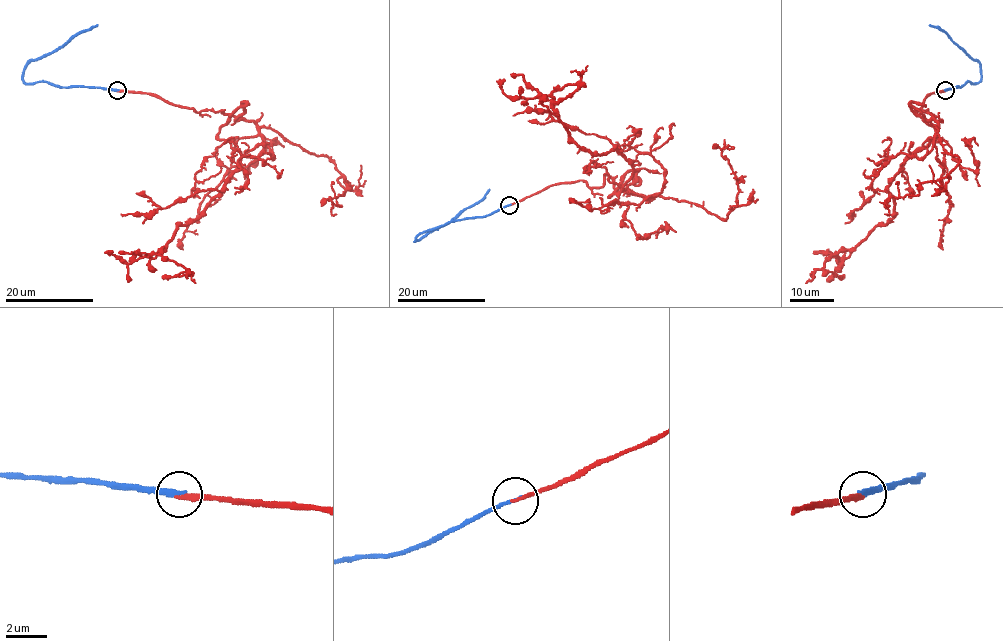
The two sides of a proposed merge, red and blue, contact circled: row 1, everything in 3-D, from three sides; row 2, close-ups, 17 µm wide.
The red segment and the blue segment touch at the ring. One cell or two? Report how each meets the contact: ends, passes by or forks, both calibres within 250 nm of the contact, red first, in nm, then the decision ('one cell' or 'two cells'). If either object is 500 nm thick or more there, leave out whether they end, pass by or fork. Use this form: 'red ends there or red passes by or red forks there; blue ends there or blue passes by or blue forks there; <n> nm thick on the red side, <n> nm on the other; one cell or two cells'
red ends there; blue ends there; 200 nm thick on the red side, 200 nm on the other; one cell

